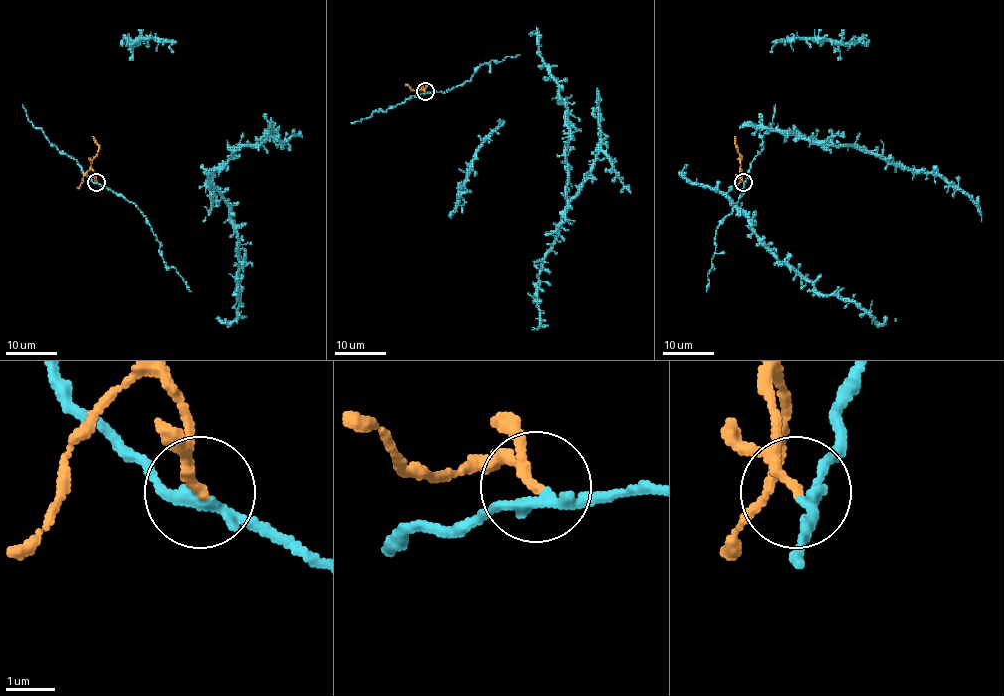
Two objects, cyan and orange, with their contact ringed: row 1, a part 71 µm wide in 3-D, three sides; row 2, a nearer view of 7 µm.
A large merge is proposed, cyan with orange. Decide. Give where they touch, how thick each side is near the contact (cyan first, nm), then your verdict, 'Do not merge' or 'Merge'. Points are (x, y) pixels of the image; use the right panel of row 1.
Place: (743, 182). Thickness 240 nm (cyan) against 150 nm. Do not merge

